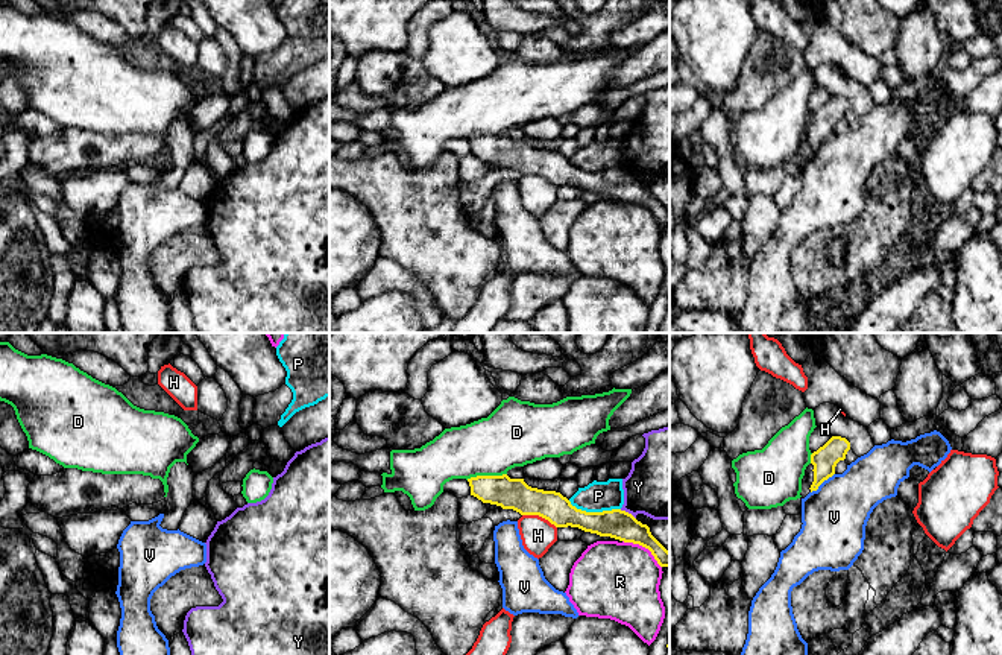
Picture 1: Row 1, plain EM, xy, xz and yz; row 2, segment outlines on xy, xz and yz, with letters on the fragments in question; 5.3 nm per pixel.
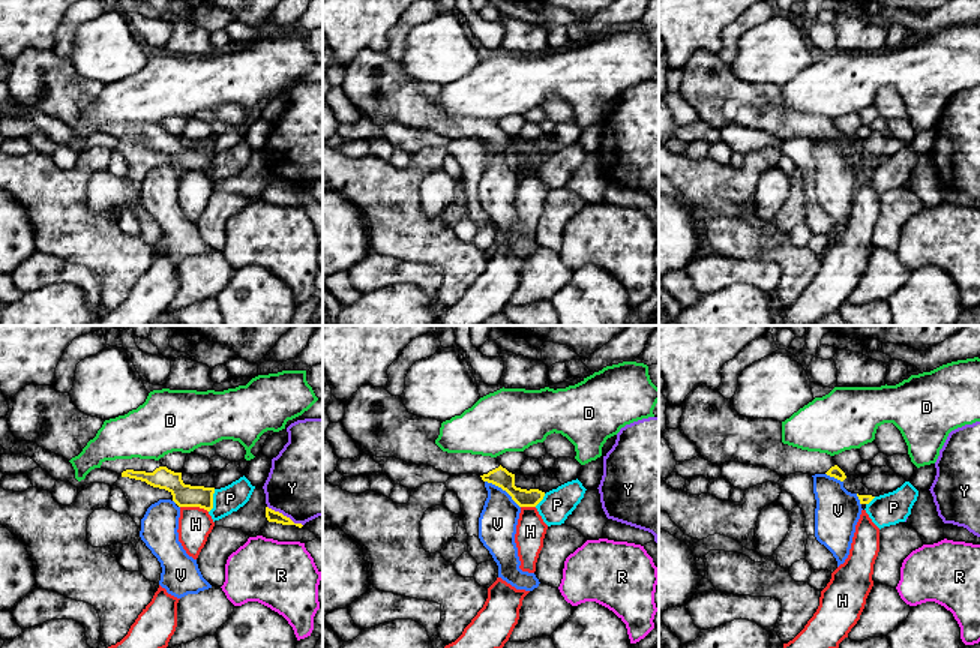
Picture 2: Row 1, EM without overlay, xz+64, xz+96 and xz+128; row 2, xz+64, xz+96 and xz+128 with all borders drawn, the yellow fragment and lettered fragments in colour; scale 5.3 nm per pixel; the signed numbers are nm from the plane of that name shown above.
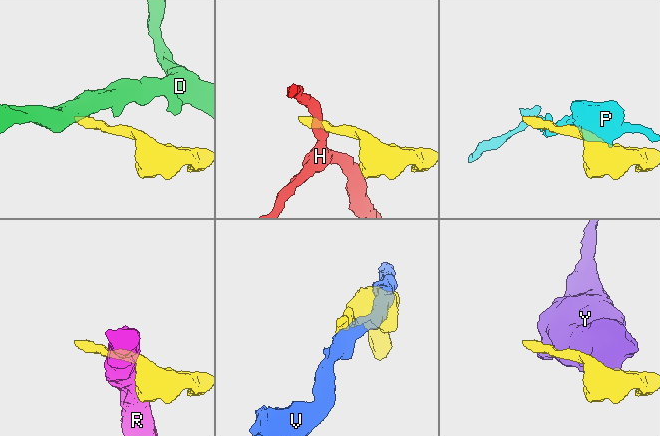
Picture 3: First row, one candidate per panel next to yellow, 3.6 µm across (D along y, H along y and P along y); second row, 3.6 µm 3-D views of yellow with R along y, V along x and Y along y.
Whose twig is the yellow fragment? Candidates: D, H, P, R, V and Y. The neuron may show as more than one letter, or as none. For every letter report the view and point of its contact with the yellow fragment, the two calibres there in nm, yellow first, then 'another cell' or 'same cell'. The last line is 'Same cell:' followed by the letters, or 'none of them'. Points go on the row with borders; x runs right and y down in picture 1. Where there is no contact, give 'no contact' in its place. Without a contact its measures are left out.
D: xz (486, 476) | 160/320 nm | another cell
H: xz (539, 515) | 160/180 nm | another cell
P: xz (594, 512) | 160/160 nm | another cell
R: xz (644, 546) | 160/420 nm | another cell
V: yz (822, 482) | 140/340 nm | another cell
Y: xz (627, 512) | 160/380 nm | another cell
Same cell: none of them

